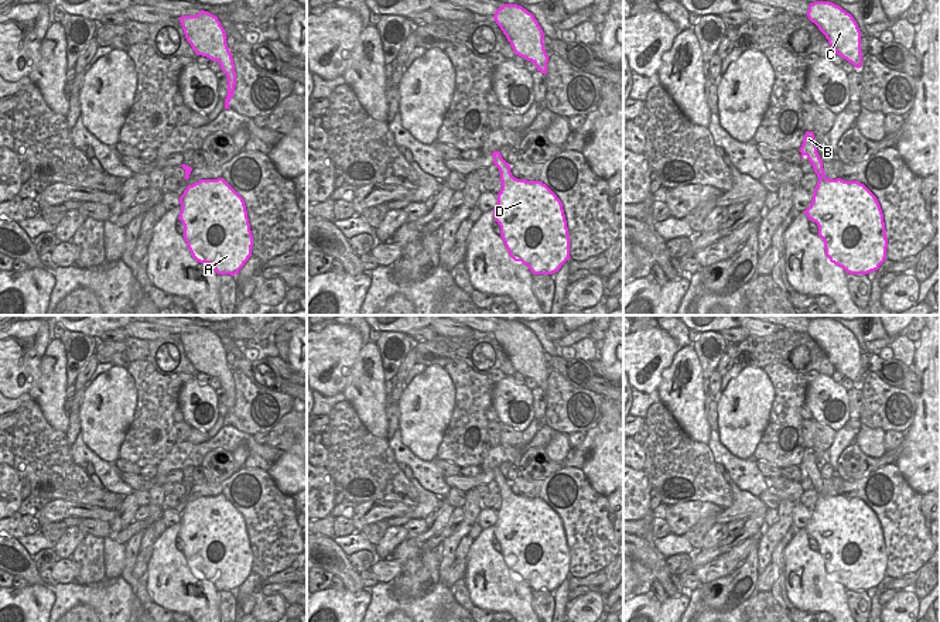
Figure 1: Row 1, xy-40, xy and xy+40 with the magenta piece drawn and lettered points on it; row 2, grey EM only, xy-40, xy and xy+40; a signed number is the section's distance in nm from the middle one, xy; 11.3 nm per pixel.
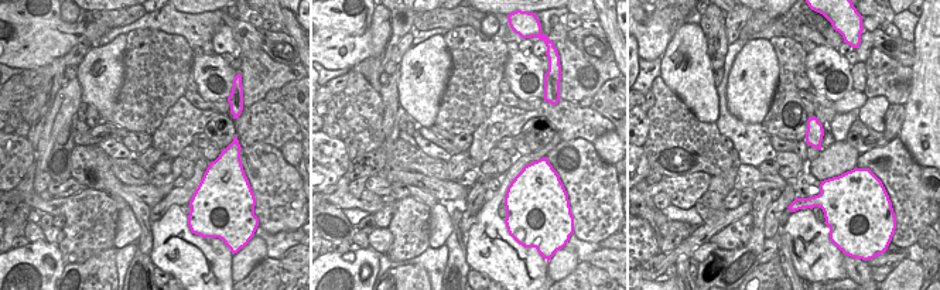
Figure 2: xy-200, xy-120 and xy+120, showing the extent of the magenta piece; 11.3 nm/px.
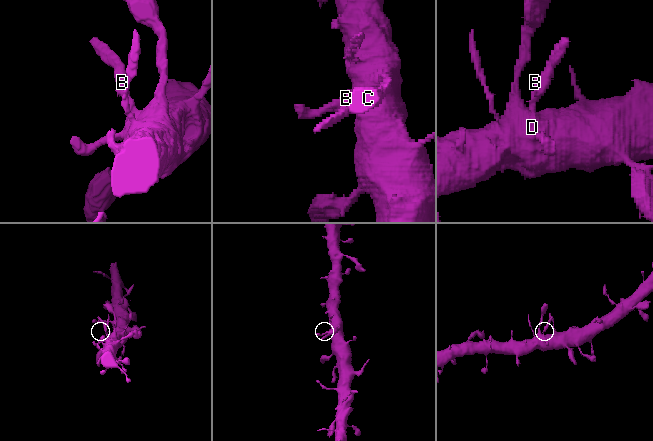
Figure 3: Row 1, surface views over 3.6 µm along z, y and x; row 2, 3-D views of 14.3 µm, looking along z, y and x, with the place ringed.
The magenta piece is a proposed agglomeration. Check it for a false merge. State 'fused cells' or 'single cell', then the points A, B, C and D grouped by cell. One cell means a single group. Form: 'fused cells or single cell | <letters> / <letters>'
single cell | A B C D

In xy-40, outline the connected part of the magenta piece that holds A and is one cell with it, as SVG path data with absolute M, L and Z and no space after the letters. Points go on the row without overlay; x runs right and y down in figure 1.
M201 496L180 513L184 556L199 580L235 592L252 573L253 551L243 515L223 496Z

